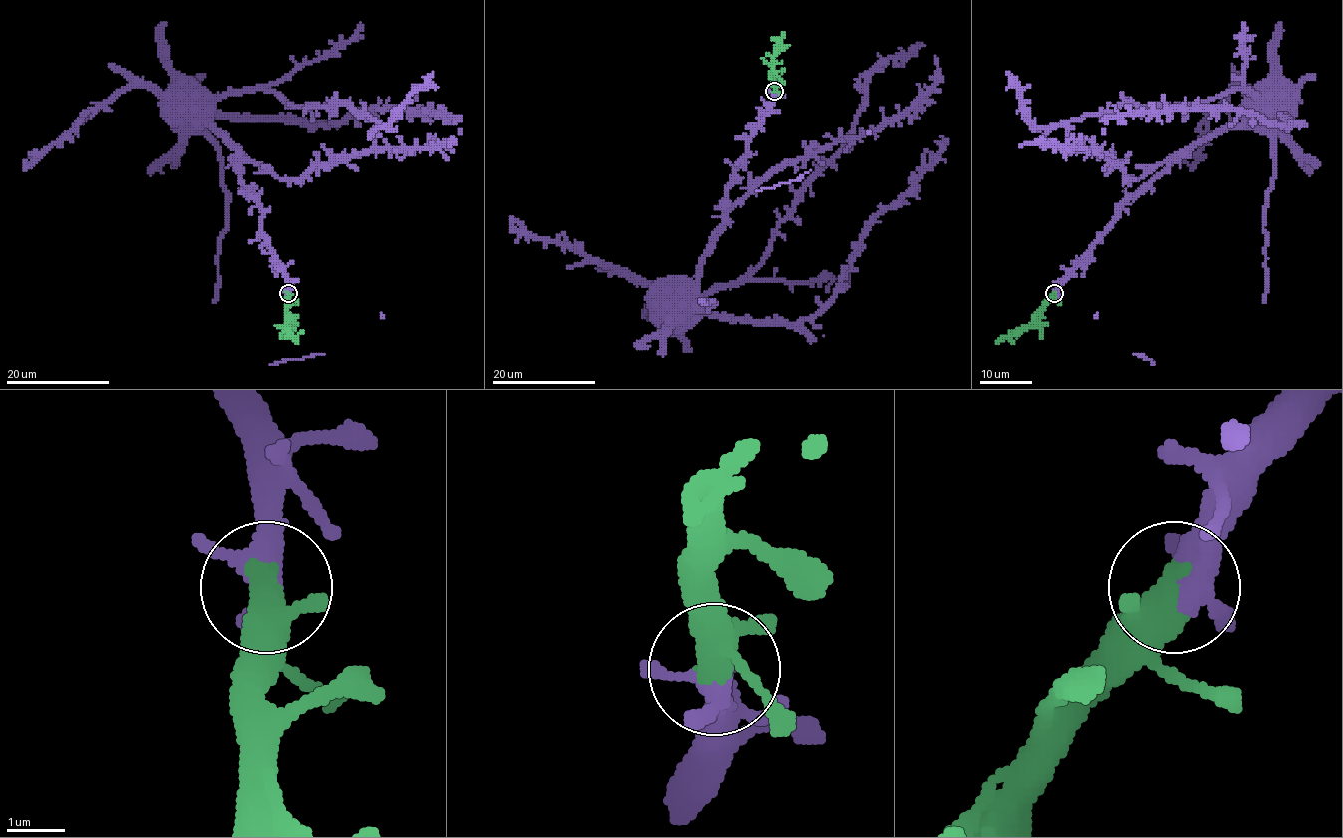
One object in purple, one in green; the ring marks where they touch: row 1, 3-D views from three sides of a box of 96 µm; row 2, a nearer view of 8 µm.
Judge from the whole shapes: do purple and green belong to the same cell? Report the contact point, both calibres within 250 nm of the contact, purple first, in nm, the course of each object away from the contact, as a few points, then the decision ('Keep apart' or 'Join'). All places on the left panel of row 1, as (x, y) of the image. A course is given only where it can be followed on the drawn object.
Place: (288, 293). Thickness 320 nm (purple) against 460 nm. Course of purple: (288, 294), (212, 103), (270, 90), (387, 125), (414, 92), (434, 89). Course of green: (288, 294), (288, 330), (298, 341). Join

